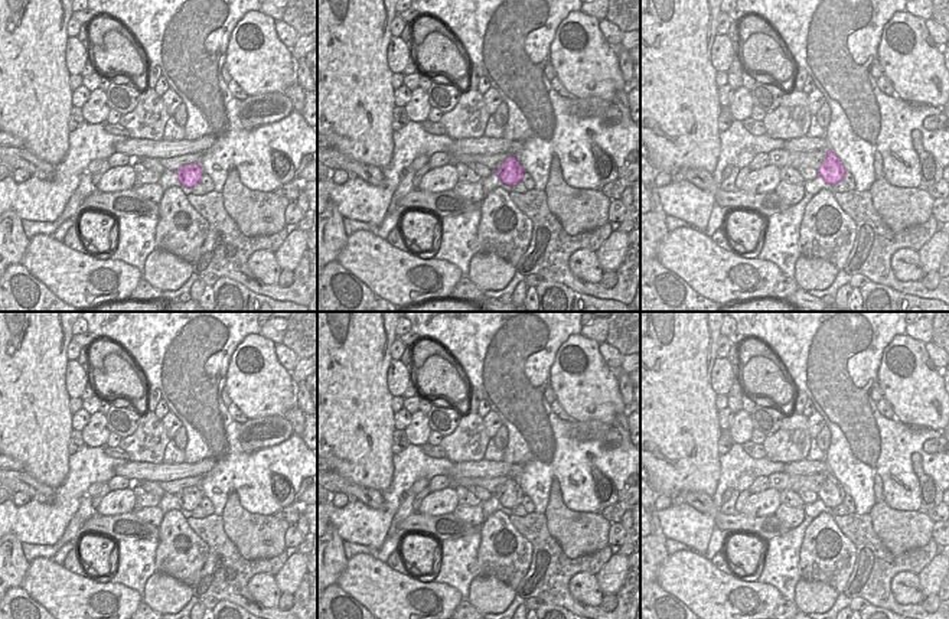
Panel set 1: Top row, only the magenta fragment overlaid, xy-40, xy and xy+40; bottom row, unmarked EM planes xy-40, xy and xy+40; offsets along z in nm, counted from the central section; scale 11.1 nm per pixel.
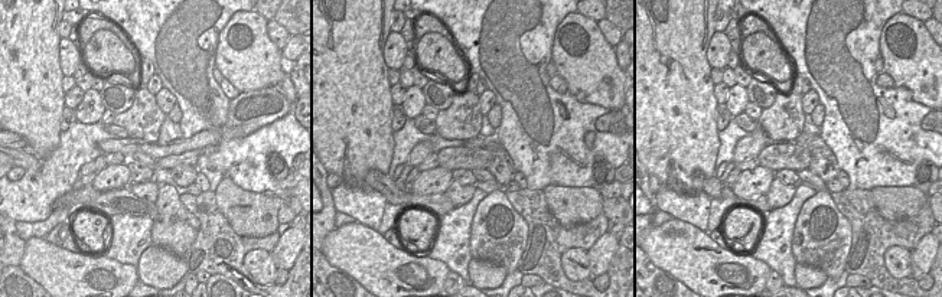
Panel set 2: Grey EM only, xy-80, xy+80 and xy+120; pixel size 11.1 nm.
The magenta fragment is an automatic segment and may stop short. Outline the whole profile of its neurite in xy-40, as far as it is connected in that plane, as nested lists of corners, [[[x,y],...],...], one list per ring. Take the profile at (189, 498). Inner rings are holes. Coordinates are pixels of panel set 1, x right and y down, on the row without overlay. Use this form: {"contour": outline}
{"contour": [[[199,486],[180,489],[175,495],[177,498],[177,504],[186,511],[193,511],[196,506],[200,506],[200,501],[203,498],[203,492]]]}

